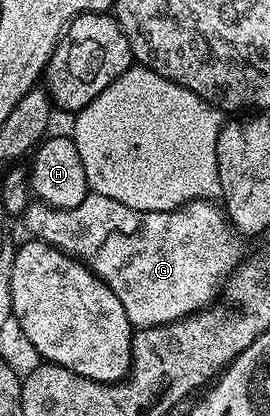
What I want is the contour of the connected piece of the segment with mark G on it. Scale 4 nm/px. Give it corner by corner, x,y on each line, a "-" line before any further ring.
93,193
85,197
79,207
56,209
44,203
30,203
23,214
26,234
38,241
62,249
69,257
81,261
123,303
127,319
137,329
152,325
170,325
191,313
199,313
214,300
213,288
228,278
242,264
241,241
224,212
206,201
192,201
171,211
139,211
107,199
107,195

